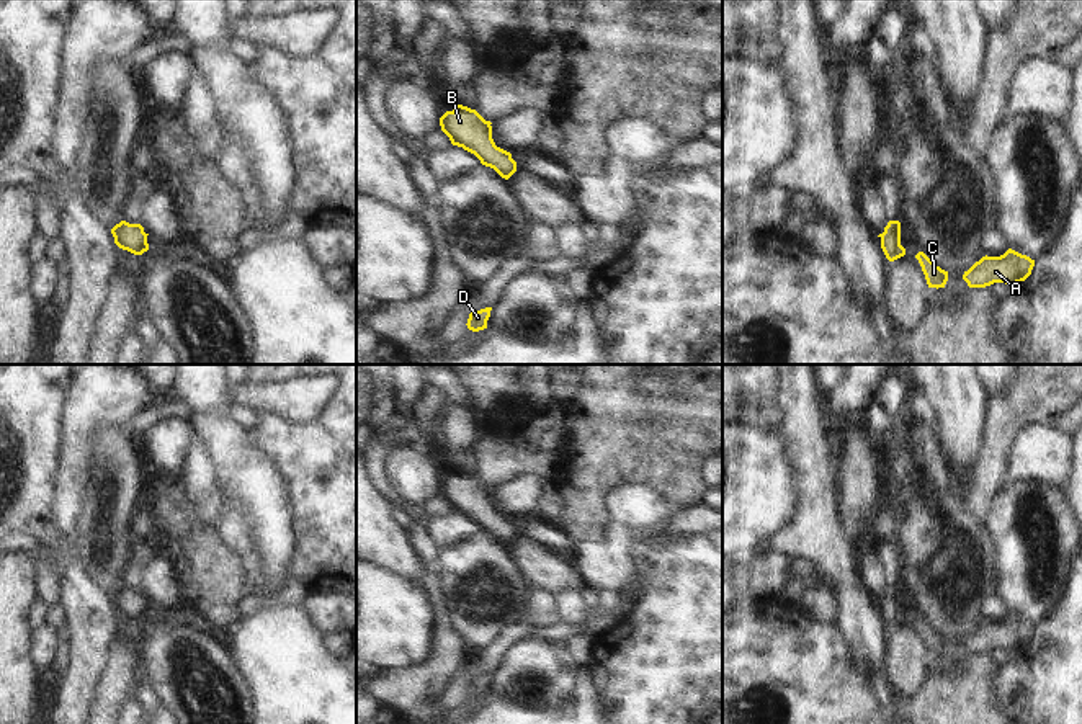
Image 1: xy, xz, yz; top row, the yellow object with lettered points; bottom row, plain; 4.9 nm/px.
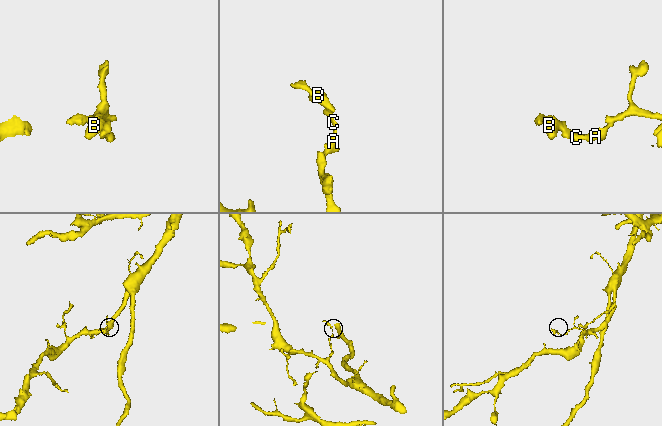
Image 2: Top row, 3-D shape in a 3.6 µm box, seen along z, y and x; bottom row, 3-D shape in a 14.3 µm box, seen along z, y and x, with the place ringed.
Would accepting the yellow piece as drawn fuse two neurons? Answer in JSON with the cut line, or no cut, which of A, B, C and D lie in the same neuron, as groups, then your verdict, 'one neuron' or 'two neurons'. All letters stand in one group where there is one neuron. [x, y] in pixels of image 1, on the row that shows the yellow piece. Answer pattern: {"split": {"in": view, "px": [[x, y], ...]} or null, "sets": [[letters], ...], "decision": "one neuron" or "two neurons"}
{"split": null, "sets": [["A", "B", "C", "D"]], "decision": "one neuron"}

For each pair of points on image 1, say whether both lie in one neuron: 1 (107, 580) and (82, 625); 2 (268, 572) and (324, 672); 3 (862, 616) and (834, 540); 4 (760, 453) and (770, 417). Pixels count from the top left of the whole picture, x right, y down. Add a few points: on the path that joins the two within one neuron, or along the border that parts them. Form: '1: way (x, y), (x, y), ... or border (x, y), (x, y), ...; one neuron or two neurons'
1: border (79, 559), (87, 576), (110, 597); two neurons
2: way (272, 597), (277, 605), (277, 625), (299, 648); one neuron
3: way (853, 597), (839, 559); one neuron
4: border (739, 420), (749, 425), (782, 430); two neurons

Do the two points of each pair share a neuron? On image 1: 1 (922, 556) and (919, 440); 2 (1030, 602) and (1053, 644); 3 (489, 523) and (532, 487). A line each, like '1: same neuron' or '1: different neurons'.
1: same neuron
2: different neurons
3: different neurons

